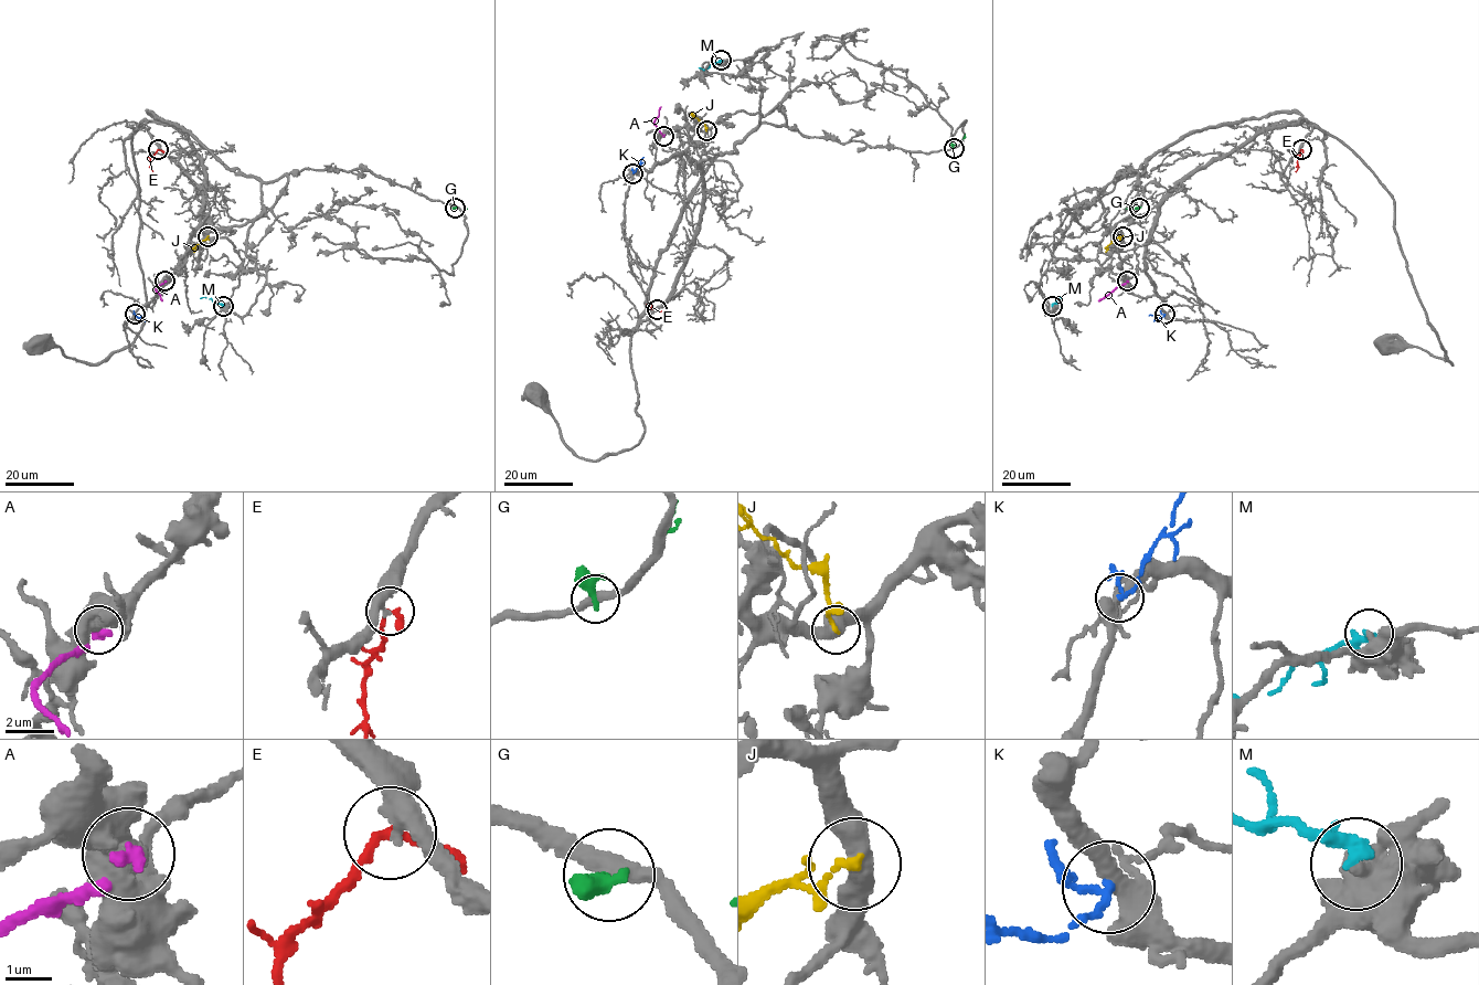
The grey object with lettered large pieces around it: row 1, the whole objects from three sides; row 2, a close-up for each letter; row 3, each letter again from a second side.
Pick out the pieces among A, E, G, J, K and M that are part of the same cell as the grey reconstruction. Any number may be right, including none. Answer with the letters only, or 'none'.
E

